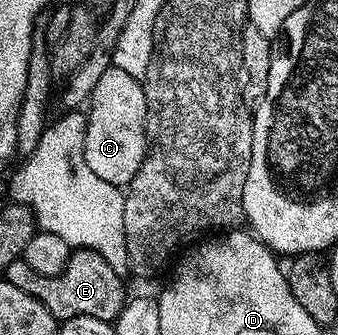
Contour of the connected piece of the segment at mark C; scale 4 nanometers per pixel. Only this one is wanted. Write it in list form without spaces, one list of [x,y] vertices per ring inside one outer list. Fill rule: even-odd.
[[[110,67],[102,78],[98,78],[98,86],[94,86],[86,105],[84,157],[86,166],[90,166],[90,170],[102,178],[102,182],[127,186],[134,174],[138,174],[148,153],[147,105],[143,83],[137,77],[126,74],[126,70]]]

